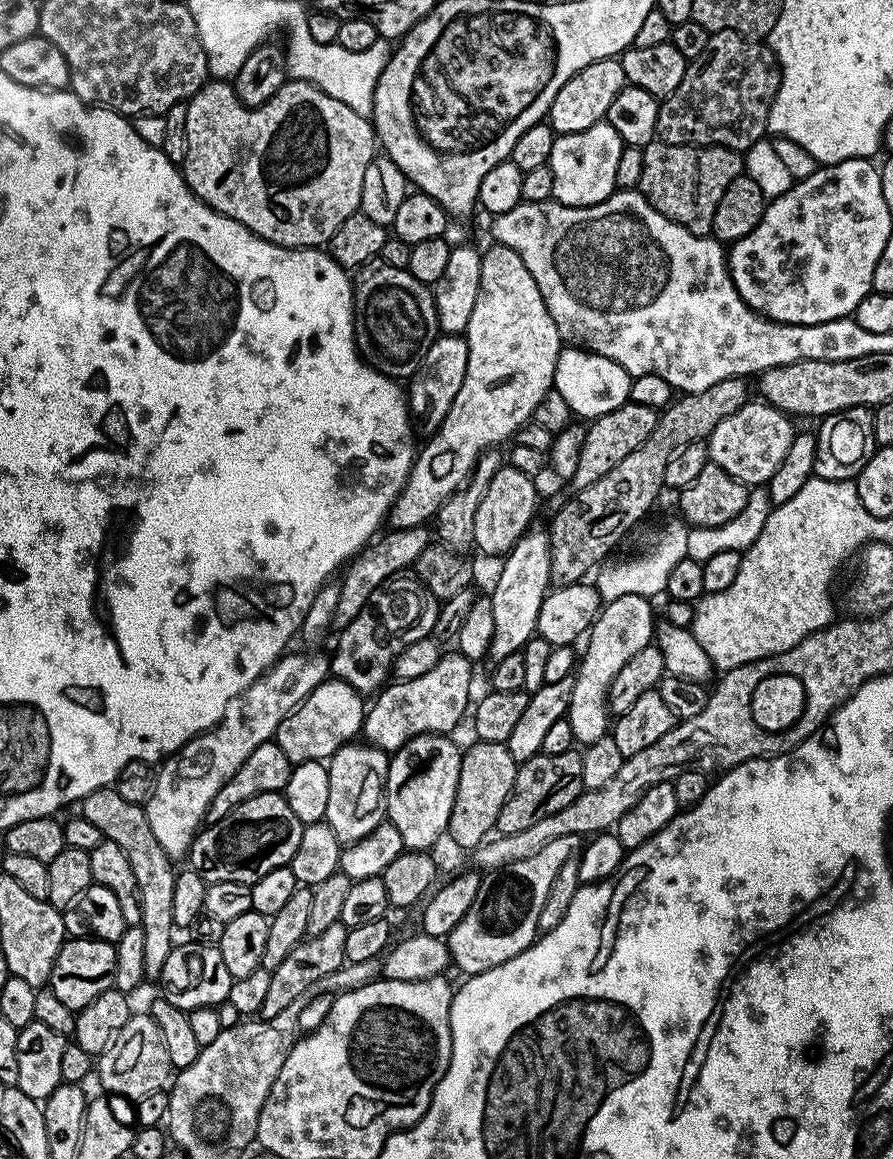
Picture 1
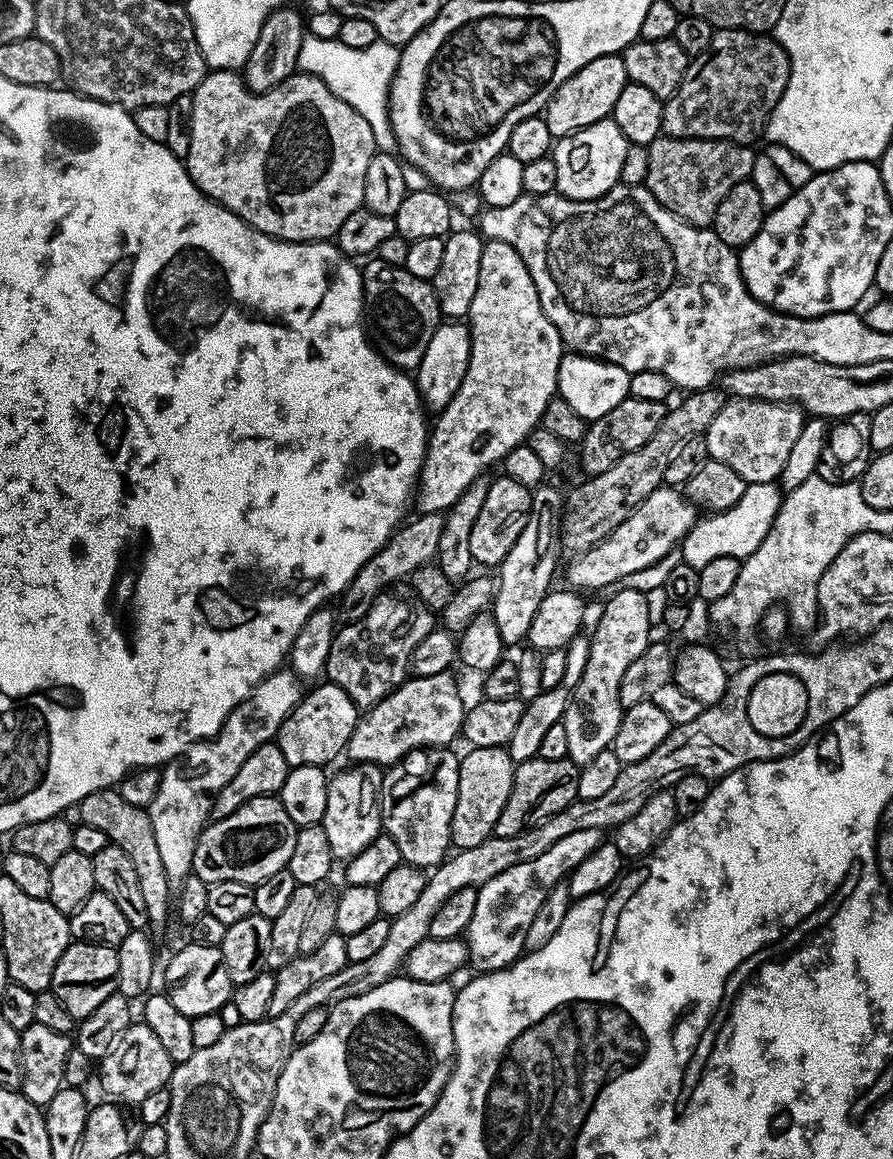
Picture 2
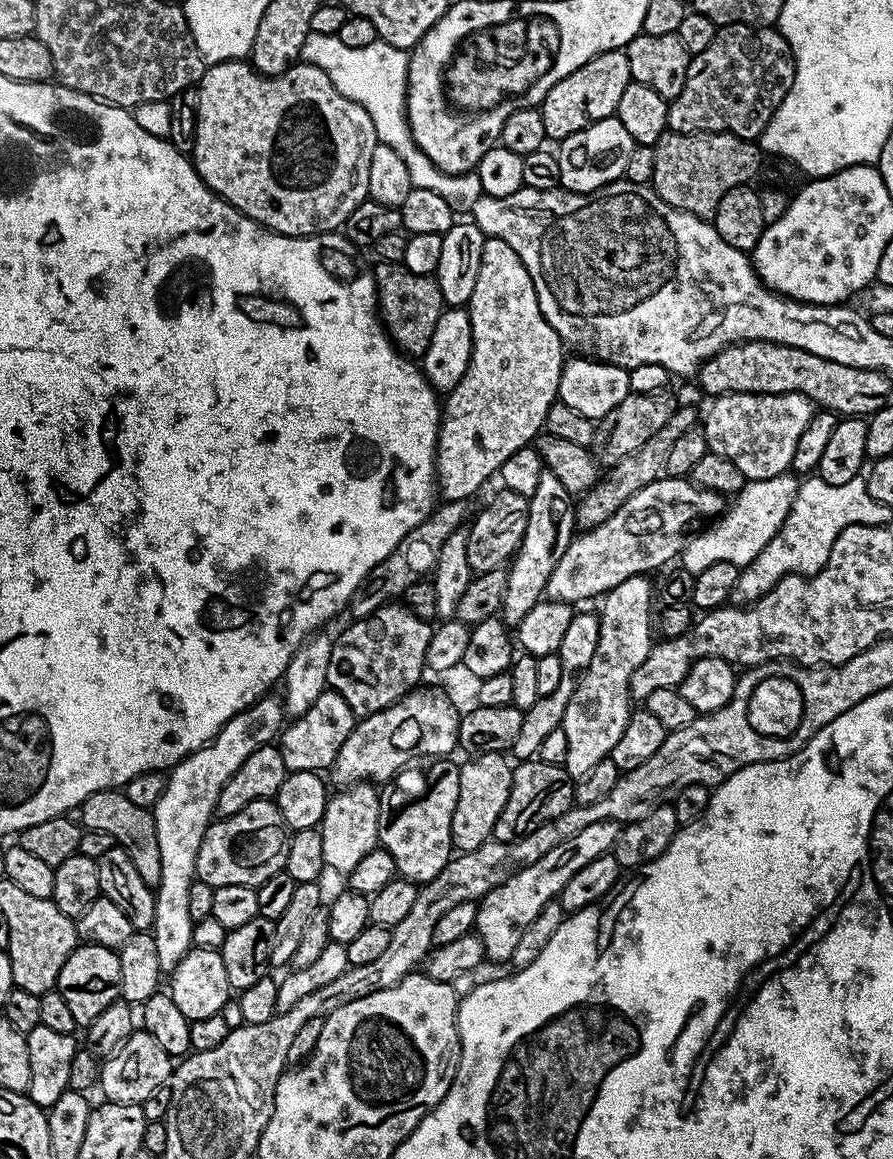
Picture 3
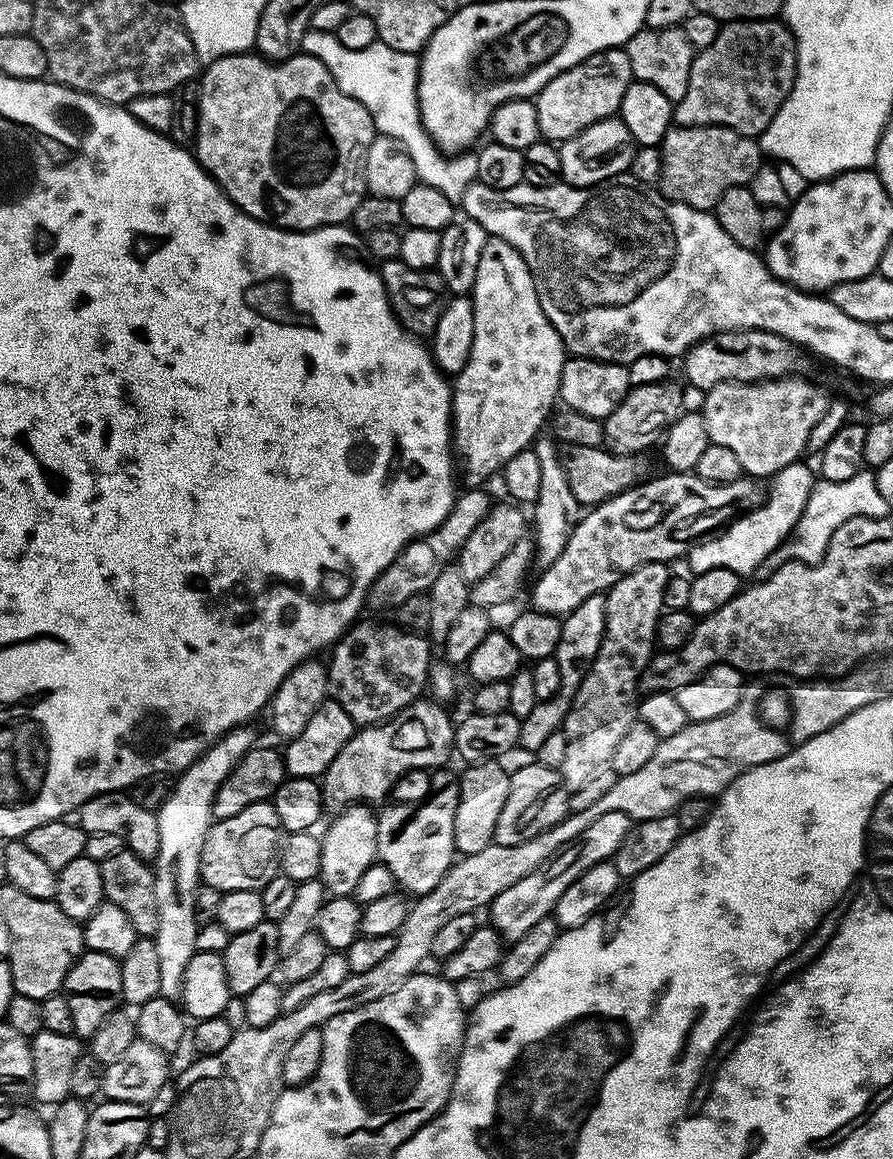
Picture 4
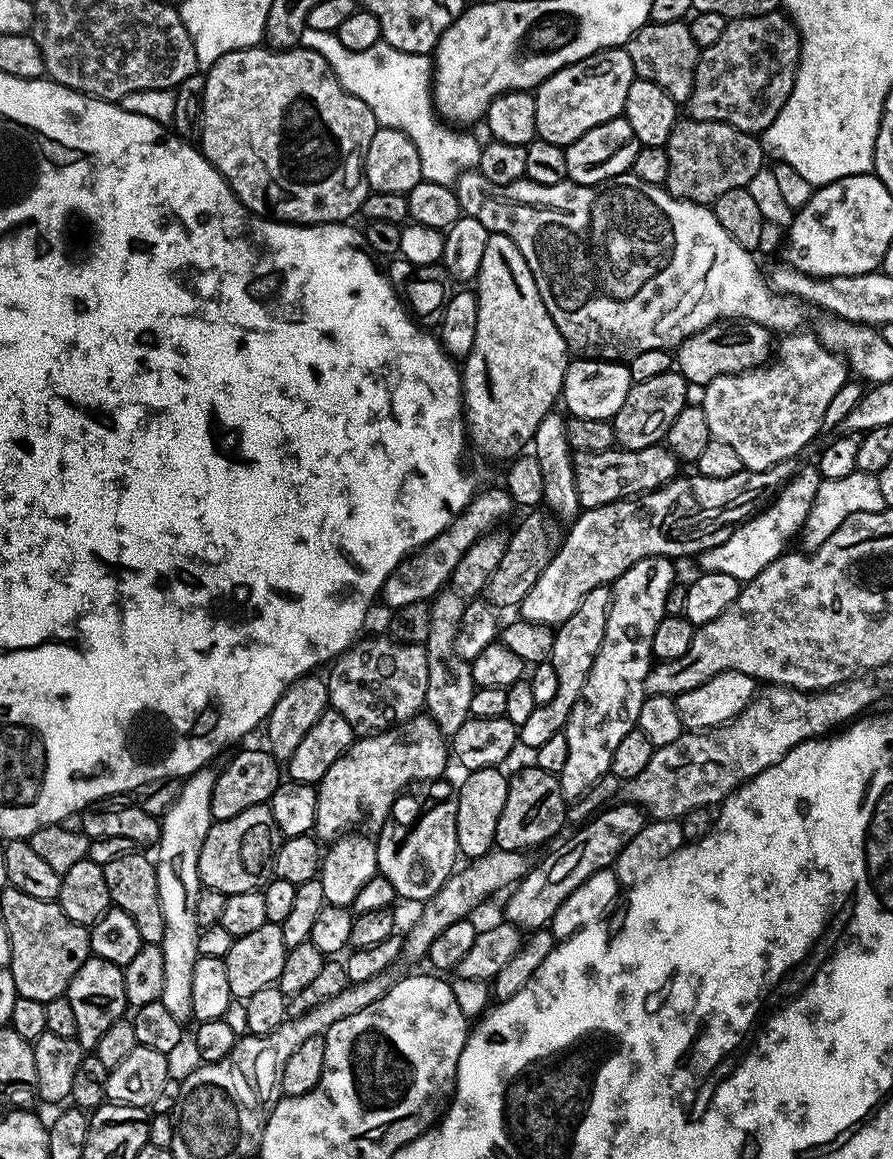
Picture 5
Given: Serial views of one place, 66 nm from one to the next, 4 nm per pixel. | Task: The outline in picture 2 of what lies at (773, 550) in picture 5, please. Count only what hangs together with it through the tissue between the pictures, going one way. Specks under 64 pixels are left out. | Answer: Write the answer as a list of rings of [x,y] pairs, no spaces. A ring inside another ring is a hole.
[[[762,482],[761,484],[750,484],[746,494],[730,506],[730,510],[714,512],[697,519],[696,525],[686,534],[686,538],[678,545],[680,559],[685,564],[701,568],[707,566],[713,558],[738,558],[741,562],[758,546],[762,546],[762,538],[770,534],[774,526],[774,518],[780,509],[782,489],[779,483]]]

